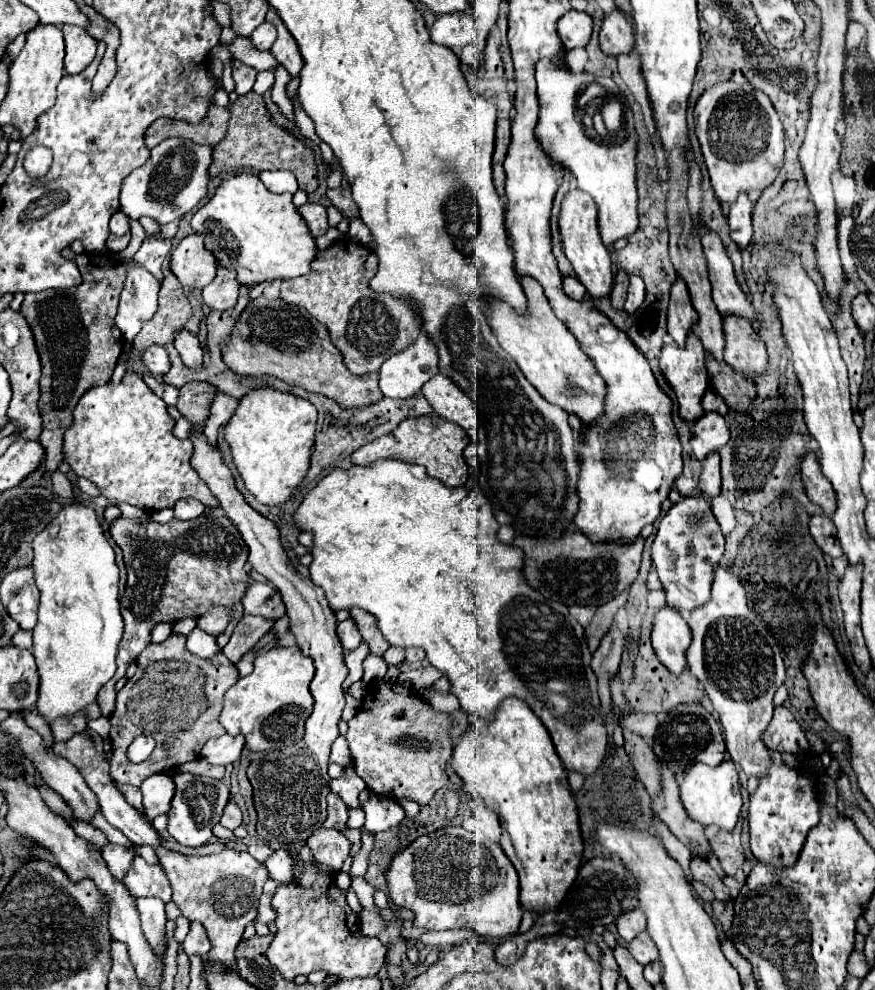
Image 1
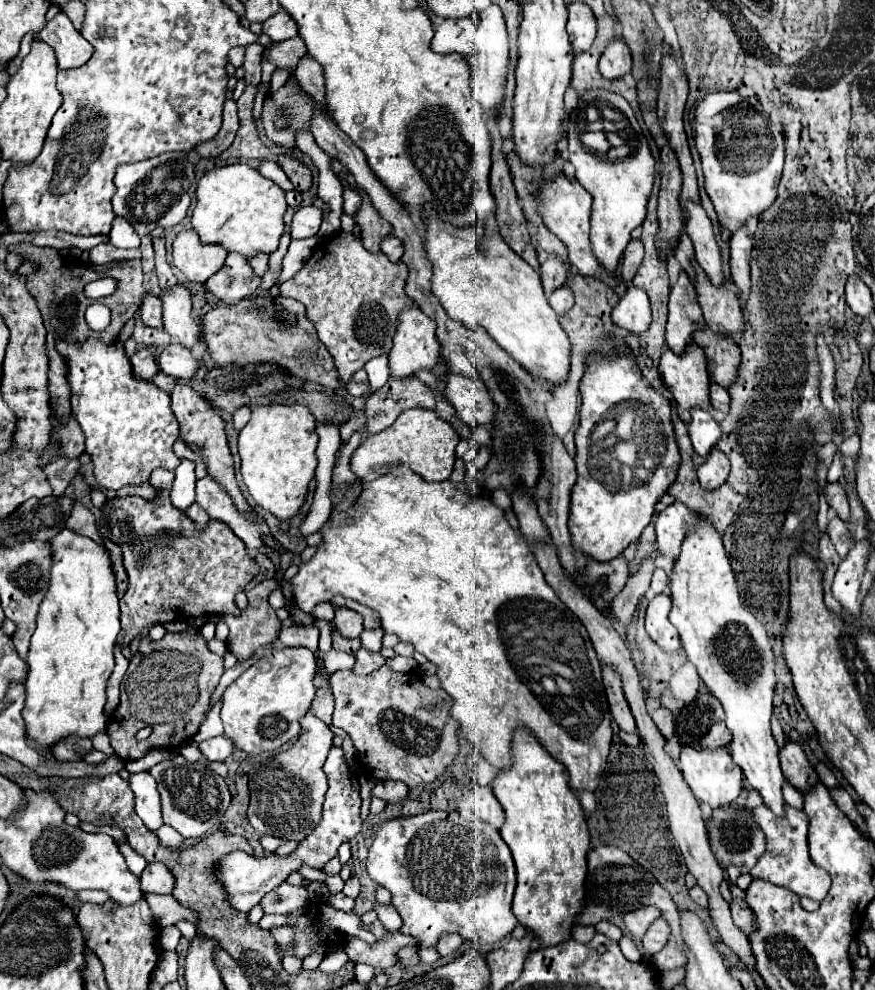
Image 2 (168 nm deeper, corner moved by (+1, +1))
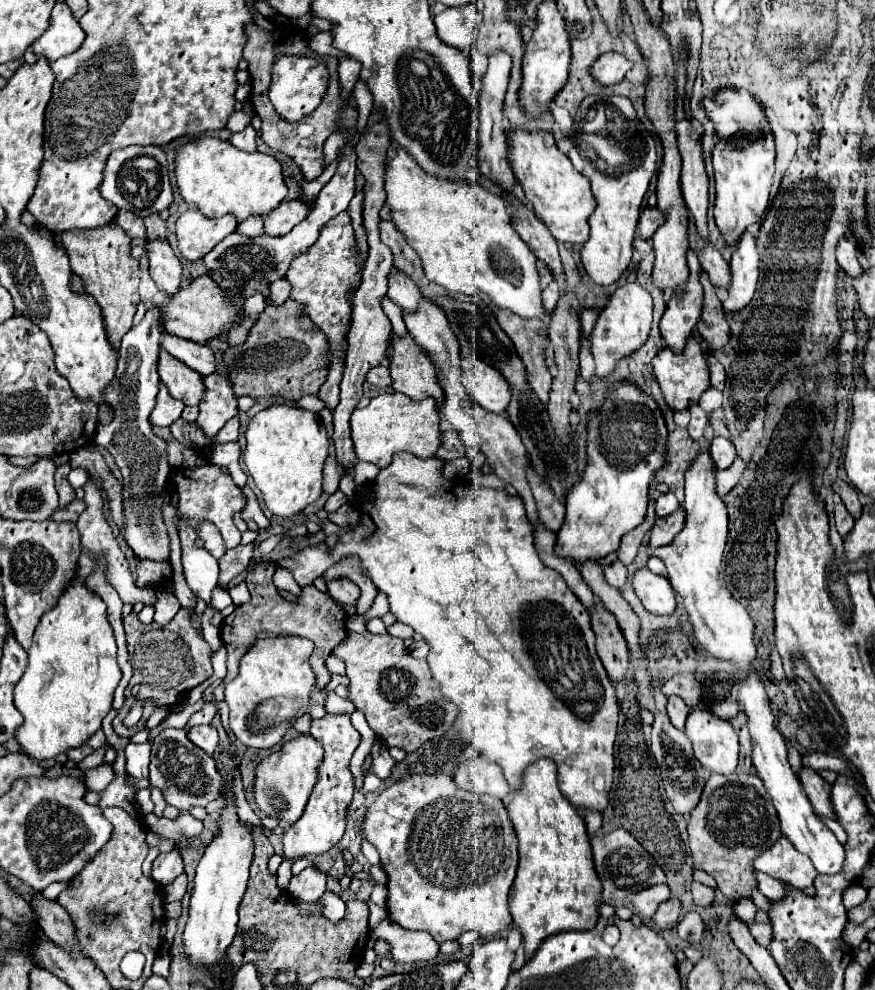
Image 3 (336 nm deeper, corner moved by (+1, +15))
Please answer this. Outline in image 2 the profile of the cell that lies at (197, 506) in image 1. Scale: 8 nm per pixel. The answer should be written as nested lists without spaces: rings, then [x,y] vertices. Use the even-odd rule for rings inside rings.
[[[193,503],[193,505],[189,507],[187,515],[189,515],[189,519],[195,523],[195,527],[201,529],[201,531],[207,527],[207,523],[209,523],[209,519],[211,519],[211,517],[209,517],[197,503]]]

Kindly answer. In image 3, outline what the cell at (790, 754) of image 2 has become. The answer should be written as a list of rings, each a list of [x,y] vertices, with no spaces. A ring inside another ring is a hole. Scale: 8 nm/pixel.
[[[805,765],[799,769],[797,777],[799,777],[803,791],[805,791],[809,803],[813,805],[815,813],[833,819],[833,811],[829,809],[829,789],[831,789],[831,785],[825,779],[821,779],[821,775],[817,771],[813,771],[811,767],[805,767]]]

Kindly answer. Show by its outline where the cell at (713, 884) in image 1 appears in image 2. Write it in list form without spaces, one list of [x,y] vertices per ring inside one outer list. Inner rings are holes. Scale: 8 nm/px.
[[[733,887],[731,893],[733,893],[733,905],[731,905],[733,921],[747,937],[751,937],[751,933],[757,929],[755,913],[751,911],[751,907],[745,901],[745,891],[741,891],[739,887]]]

